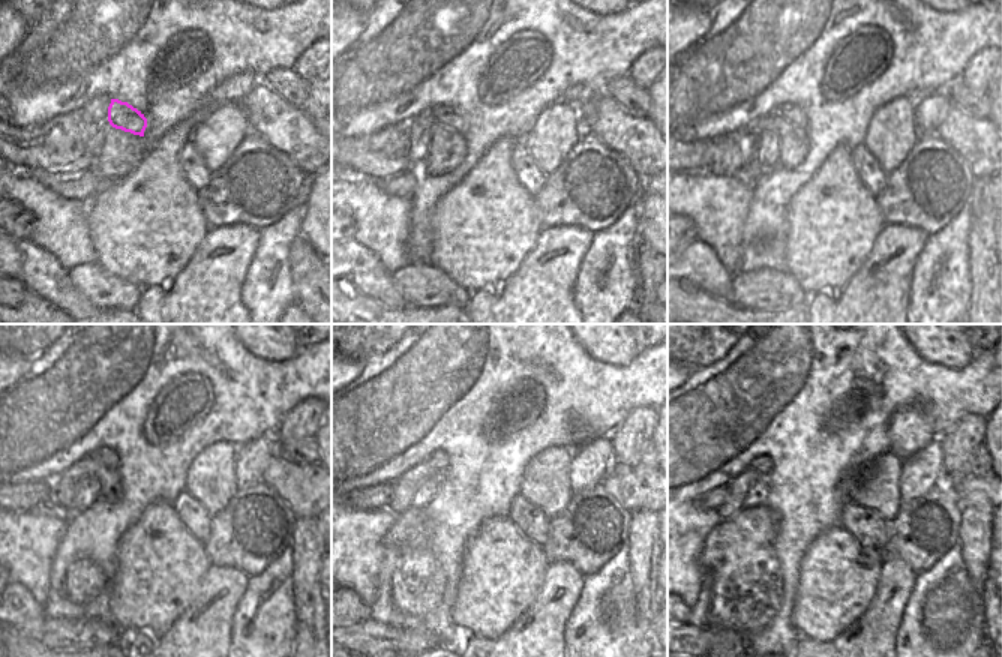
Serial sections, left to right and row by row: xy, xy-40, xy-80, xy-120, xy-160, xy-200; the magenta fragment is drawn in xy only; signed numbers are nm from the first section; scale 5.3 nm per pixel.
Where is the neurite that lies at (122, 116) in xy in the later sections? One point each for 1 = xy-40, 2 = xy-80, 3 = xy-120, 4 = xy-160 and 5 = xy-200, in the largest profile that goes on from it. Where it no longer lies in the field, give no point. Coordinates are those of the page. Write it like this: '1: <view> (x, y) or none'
1: xy-40 (446, 114)
2: xy-80 (789, 113)
3: xy-120 (105, 456)
4: xy-160 (437, 461)
5: xy-200 (761, 465)

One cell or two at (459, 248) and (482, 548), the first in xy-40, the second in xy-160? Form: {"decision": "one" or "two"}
{"decision": "one"}

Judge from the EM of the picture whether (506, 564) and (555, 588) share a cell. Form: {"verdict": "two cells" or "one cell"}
{"verdict": "two cells"}

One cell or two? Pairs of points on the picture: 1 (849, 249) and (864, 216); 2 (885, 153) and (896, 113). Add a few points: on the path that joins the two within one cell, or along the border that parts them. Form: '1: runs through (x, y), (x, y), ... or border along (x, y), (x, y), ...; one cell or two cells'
1: runs through (849, 242), (849, 231), (857, 224); one cell
2: runs through (888, 143), (894, 123); one cell

